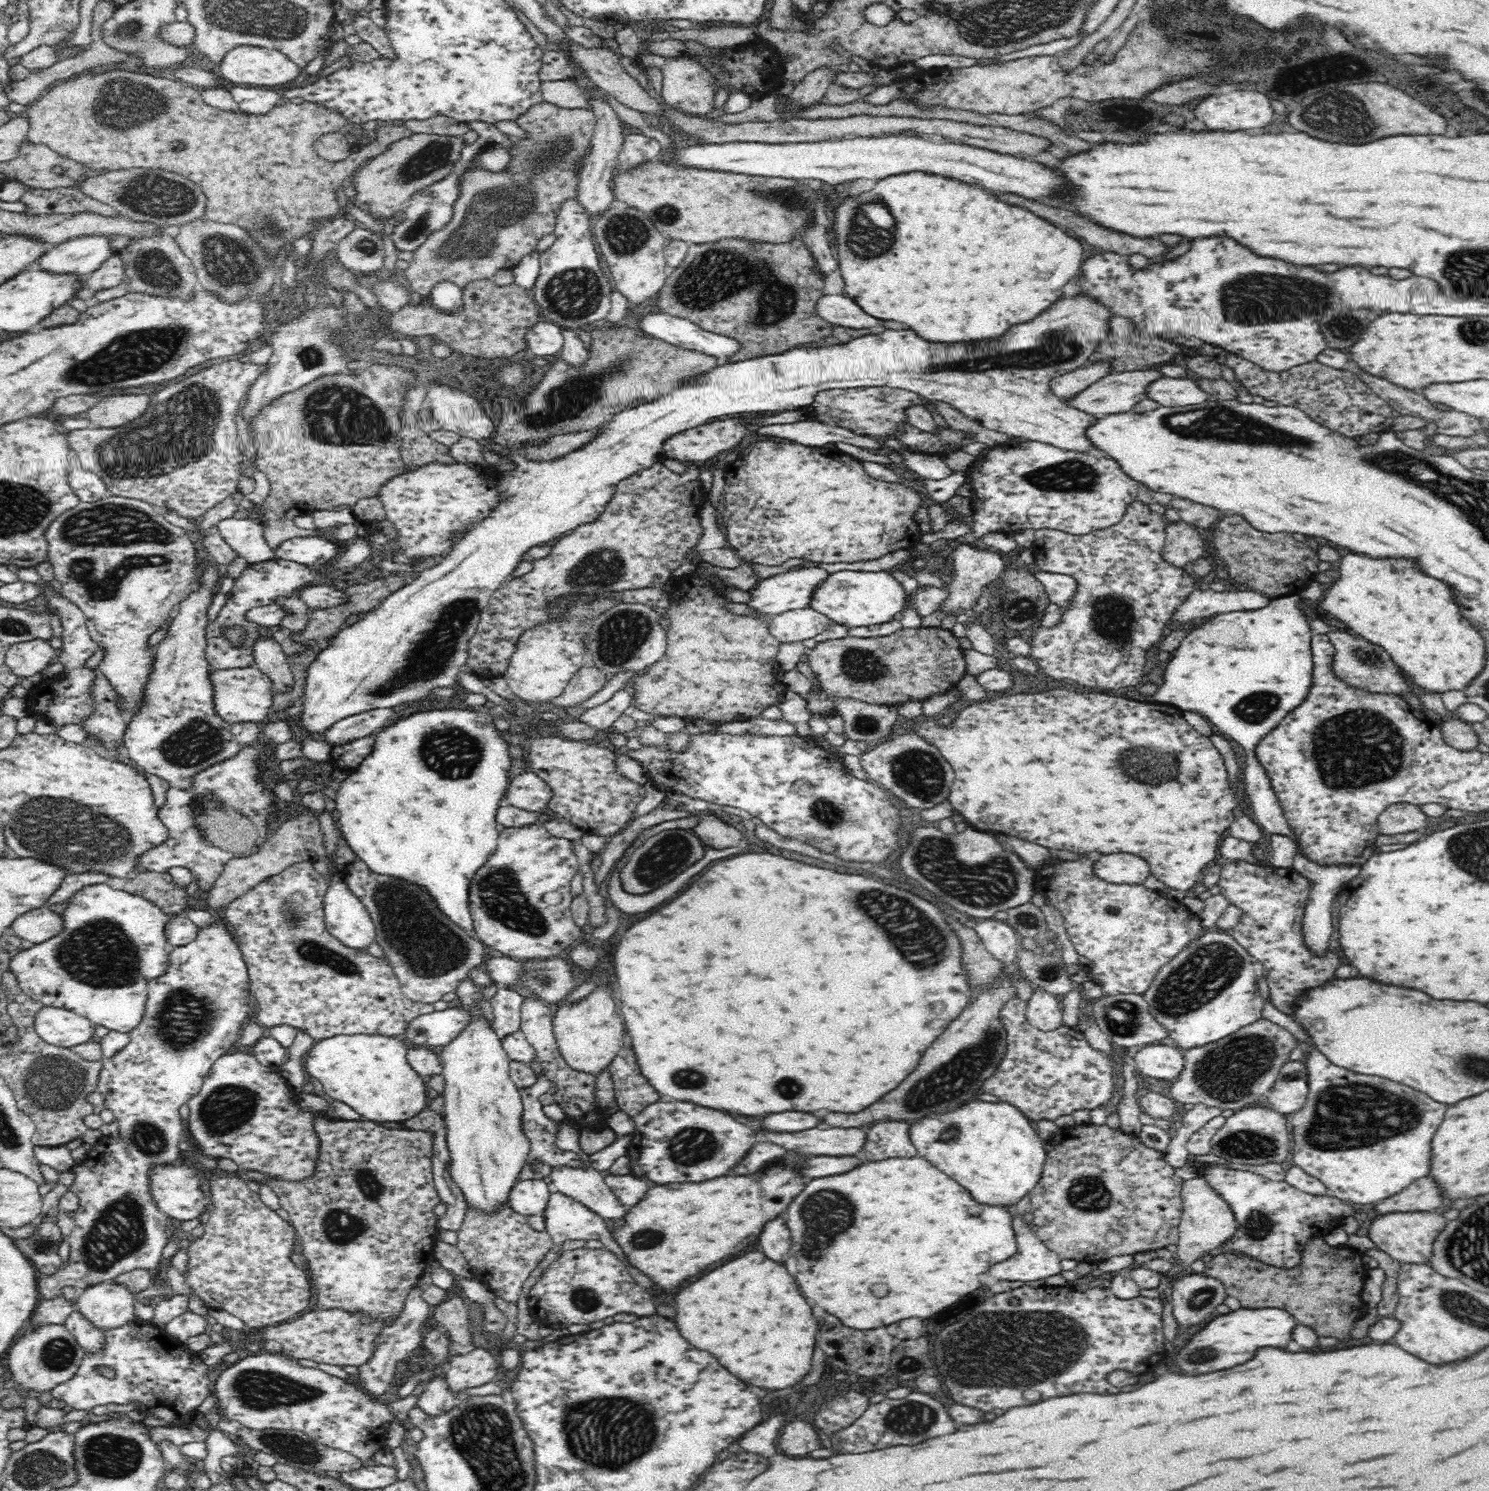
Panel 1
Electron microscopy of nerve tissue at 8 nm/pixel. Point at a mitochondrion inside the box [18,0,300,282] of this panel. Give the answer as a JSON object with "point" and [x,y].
{"point":[122,106]}

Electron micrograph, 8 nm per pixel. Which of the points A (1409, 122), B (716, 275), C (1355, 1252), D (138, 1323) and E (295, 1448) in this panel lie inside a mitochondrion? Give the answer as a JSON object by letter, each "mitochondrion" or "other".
{"A":"other","B":"mitochondrion","C":"other","D":"other","E":"mitochondrion"}

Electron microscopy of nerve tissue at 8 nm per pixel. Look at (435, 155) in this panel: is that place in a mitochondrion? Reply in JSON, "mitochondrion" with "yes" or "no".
{"mitochondrion":"yes"}

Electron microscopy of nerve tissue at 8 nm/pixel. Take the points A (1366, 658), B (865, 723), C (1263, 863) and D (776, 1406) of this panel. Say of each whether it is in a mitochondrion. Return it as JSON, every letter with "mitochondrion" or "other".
{"A":"mitochondrion","B":"mitochondrion","C":"other","D":"other"}

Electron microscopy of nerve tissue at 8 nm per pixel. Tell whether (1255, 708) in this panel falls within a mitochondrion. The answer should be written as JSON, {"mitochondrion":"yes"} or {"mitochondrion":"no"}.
{"mitochondrion":"yes"}

